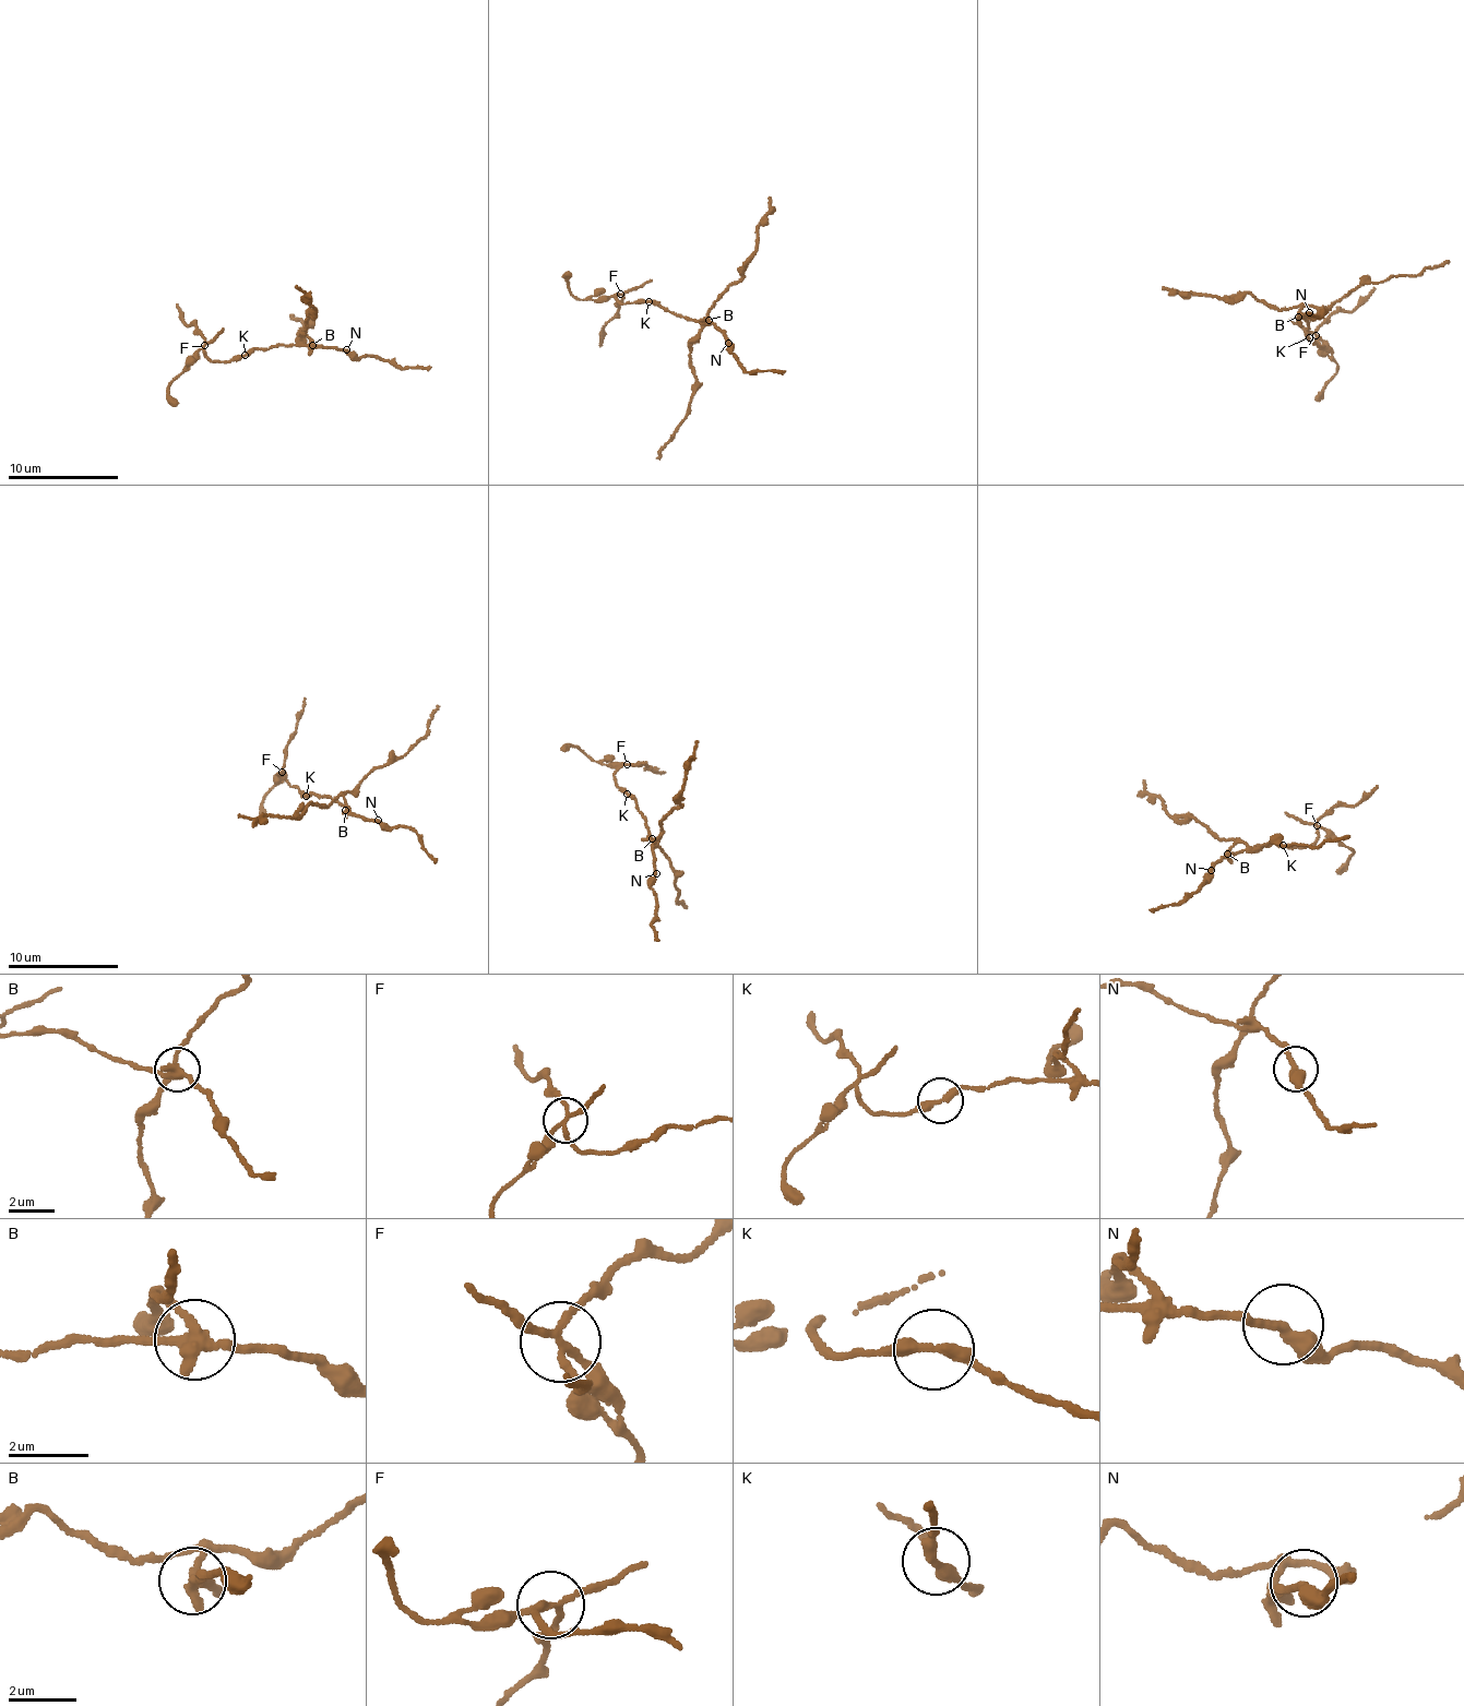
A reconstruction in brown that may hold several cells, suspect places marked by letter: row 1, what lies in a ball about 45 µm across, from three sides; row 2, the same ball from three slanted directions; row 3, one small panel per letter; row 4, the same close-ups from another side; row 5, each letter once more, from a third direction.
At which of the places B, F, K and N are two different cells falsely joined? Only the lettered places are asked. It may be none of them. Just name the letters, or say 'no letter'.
B, F

